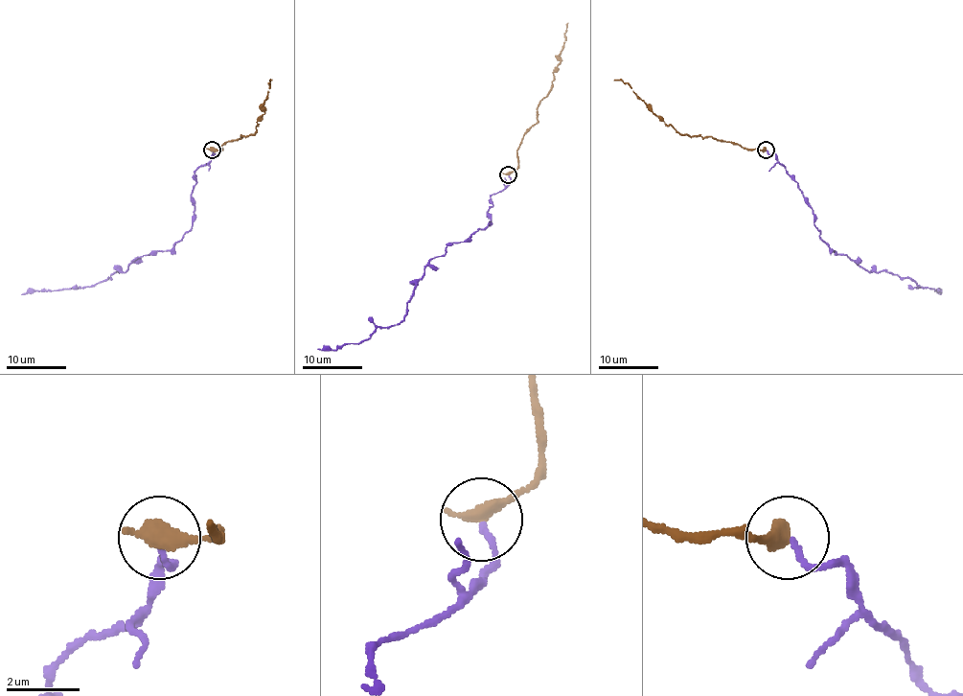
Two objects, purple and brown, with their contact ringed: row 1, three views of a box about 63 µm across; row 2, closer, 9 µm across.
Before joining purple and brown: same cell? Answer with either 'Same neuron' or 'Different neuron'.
Same neuron

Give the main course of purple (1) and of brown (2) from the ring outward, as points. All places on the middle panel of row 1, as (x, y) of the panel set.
1: (509, 174), (509, 184), (491, 196), (491, 221), (428, 263), (399, 323), (378, 327), (356, 344), (317, 348)
2: (509, 174), (517, 167), (519, 143), (538, 121), (538, 105), (551, 85), (556, 66), (560, 61), (567, 22)

